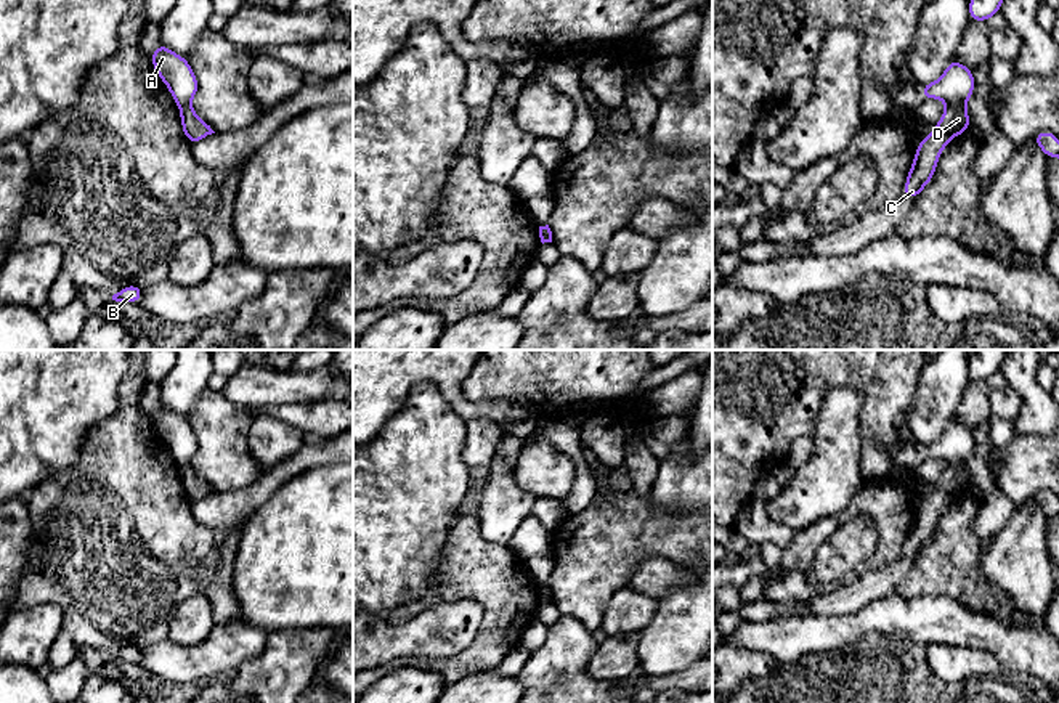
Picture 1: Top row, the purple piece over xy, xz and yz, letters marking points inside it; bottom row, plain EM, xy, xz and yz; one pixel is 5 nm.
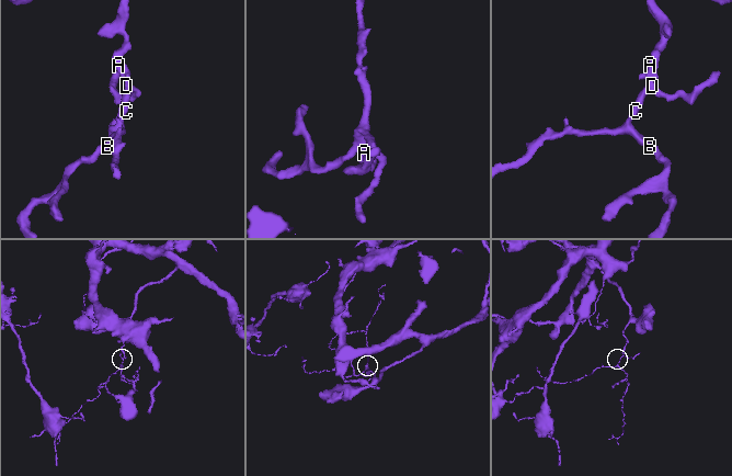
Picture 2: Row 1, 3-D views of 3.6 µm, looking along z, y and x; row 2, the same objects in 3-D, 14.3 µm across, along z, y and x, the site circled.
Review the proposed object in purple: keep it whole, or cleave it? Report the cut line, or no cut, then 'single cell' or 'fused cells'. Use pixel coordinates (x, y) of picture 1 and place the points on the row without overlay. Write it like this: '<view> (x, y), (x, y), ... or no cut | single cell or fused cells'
yz (949, 464), (963, 466) | fused cells

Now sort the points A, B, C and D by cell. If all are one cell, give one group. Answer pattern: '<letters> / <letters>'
A / B C D

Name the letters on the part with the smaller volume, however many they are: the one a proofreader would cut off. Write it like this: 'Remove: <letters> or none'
Remove: B, C, D

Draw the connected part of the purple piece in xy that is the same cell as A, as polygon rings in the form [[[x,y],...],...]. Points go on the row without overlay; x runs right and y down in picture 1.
[[[162,401],[149,419],[157,435],[168,446],[175,462],[180,467],[189,465],[199,443],[188,419],[168,409]]]

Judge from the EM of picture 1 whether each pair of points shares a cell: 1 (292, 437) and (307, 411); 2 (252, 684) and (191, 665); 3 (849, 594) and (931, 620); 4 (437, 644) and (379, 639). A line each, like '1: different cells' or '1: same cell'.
1: different cells
2: different cells
3: different cells
4: same cell

